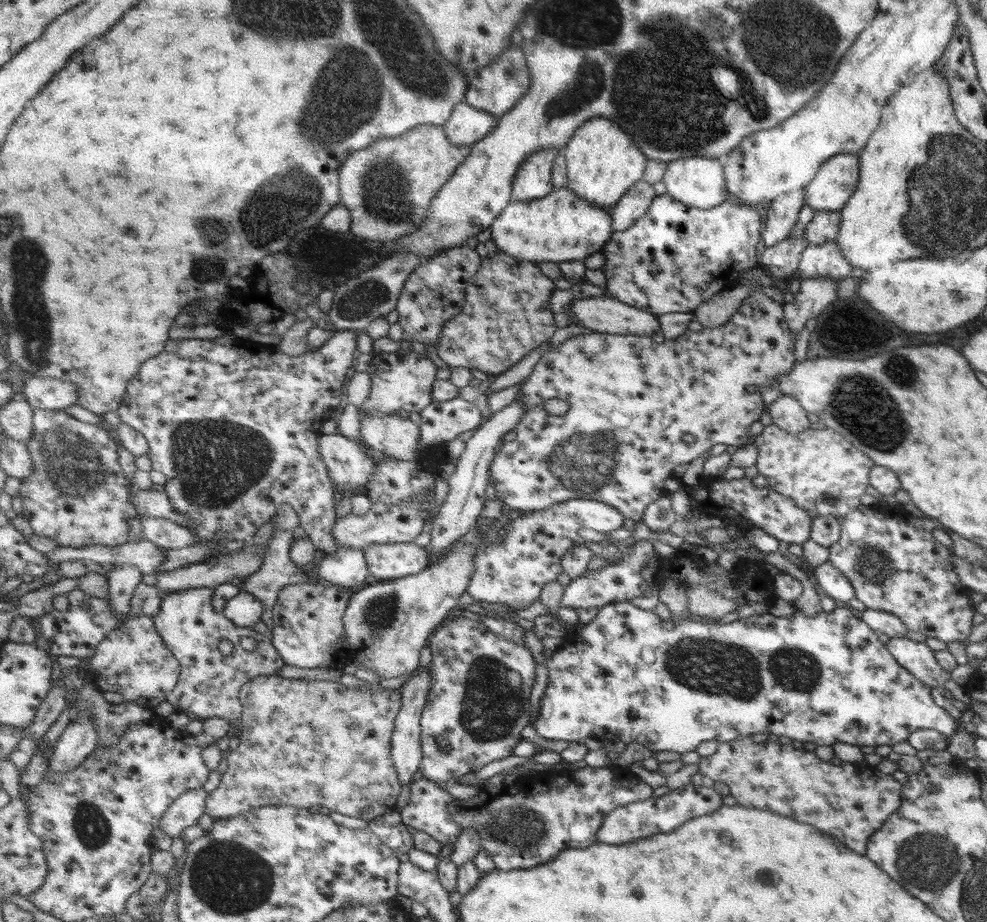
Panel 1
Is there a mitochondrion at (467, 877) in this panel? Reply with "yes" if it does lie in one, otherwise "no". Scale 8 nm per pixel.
no

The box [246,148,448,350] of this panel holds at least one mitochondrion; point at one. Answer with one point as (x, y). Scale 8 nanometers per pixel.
(385, 186)

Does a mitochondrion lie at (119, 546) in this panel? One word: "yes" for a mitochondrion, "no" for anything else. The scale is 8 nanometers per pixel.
no

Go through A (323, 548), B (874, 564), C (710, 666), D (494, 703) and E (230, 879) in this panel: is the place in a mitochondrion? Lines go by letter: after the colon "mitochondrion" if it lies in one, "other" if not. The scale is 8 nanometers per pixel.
A: other
B: mitochondrion
C: mitochondrion
D: mitochondrion
E: mitochondrion

